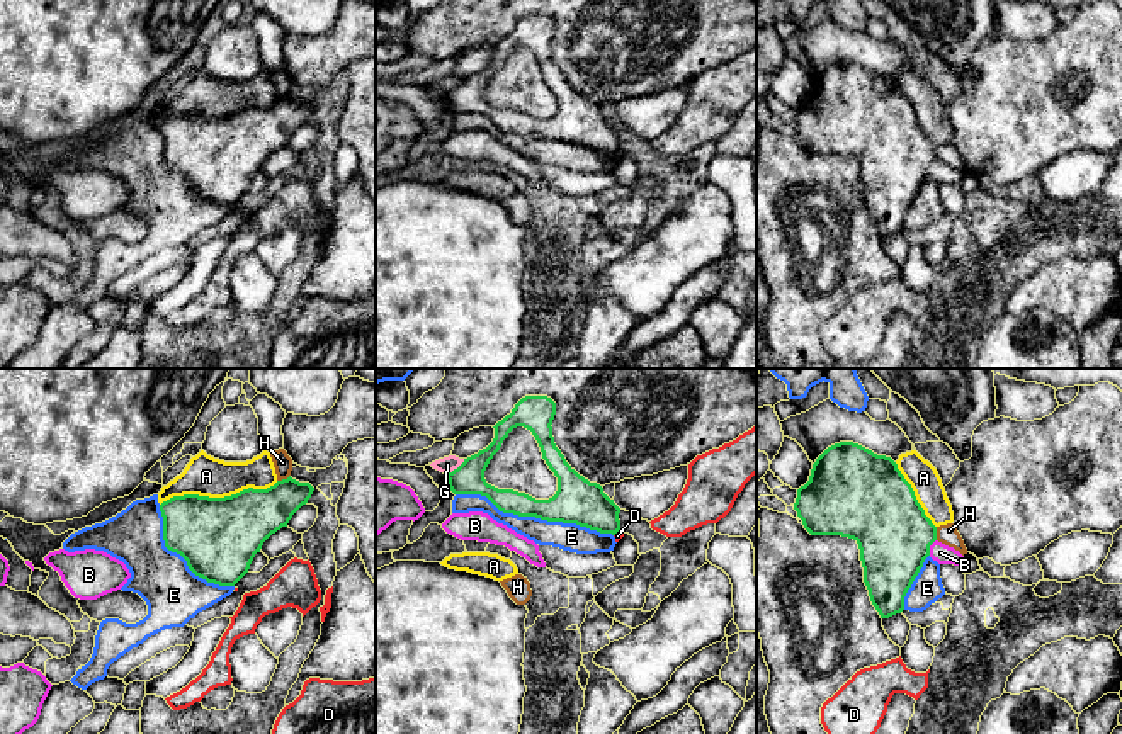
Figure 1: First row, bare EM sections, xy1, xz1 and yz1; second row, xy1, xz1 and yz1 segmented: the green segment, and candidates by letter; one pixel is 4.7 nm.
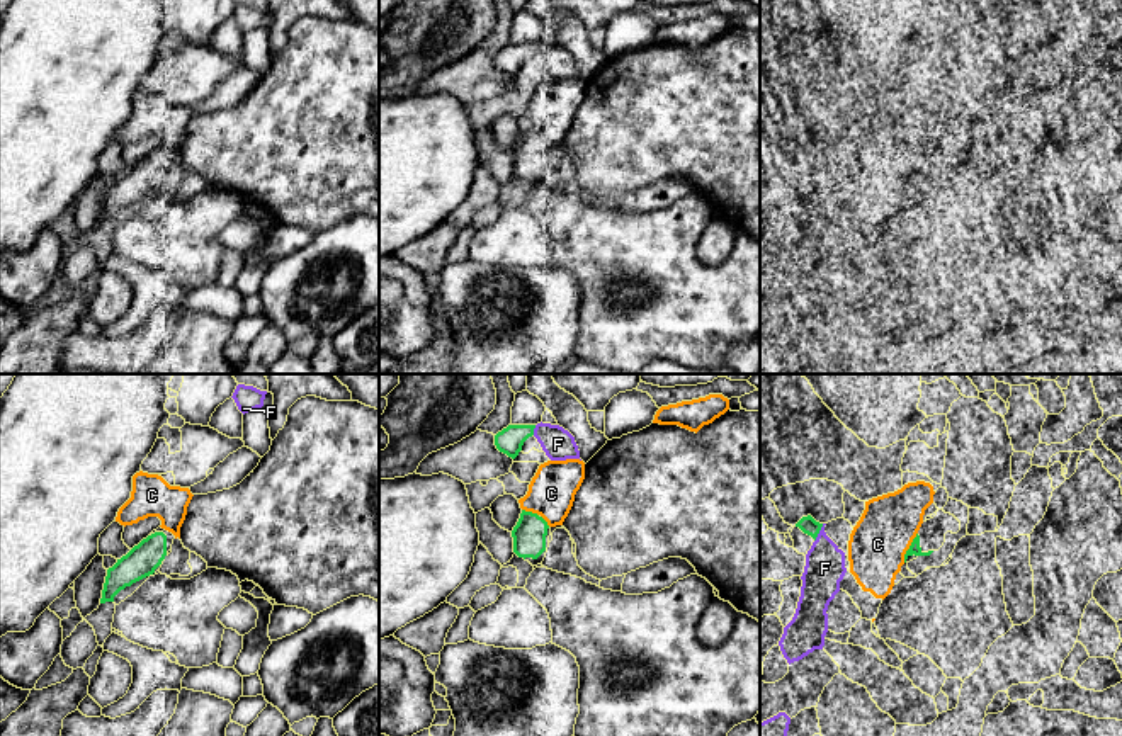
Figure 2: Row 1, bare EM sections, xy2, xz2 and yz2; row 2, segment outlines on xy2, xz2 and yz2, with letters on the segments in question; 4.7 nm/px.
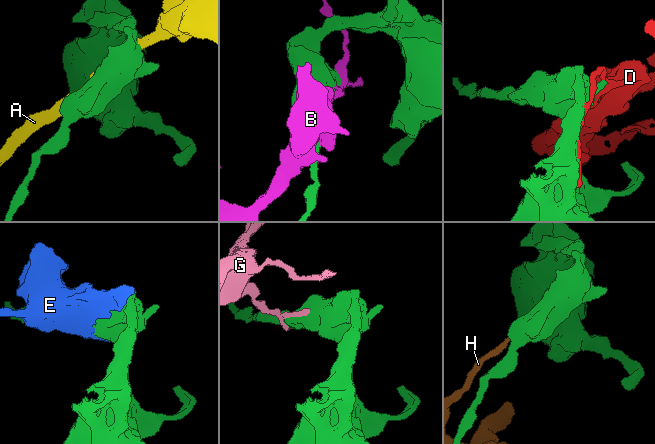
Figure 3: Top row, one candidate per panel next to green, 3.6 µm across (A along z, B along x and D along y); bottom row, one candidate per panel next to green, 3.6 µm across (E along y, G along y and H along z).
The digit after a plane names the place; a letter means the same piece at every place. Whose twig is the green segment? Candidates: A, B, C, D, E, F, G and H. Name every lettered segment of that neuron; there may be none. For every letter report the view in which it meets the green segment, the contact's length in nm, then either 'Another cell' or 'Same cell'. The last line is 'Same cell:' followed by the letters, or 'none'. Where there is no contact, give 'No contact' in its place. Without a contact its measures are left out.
A: Touches green in xy1. Shared border 550 nm. Another cell
B: Touches green in yz1. Shared border 90 nm. Another cell
C: Touches green in yz2. Shared border 160 nm. Another cell
D: Touches green in xz1. Shared border 40 nm. Another cell
E: Touches green in xz1. Shared border 750 nm. Another cell
F: Touches green in yz2. Shared border 100 nm. Another cell
G: Touches green in xz1. Shared border 120 nm. Another cell
H: Touches green in xy1. Shared border 70 nm. Another cell
Same cell: none

